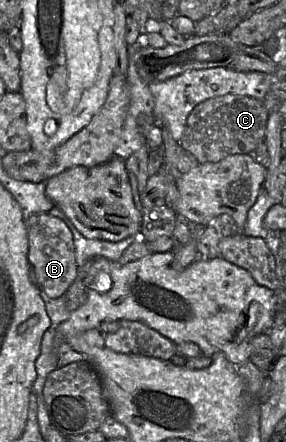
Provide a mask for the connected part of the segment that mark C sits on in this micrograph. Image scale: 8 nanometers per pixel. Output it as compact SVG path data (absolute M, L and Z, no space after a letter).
M235 94L213 97L197 105L189 114L179 145L191 153L200 164L216 163L230 155L250 154L265 142L268 116L269 112L263 102L256 98Z

